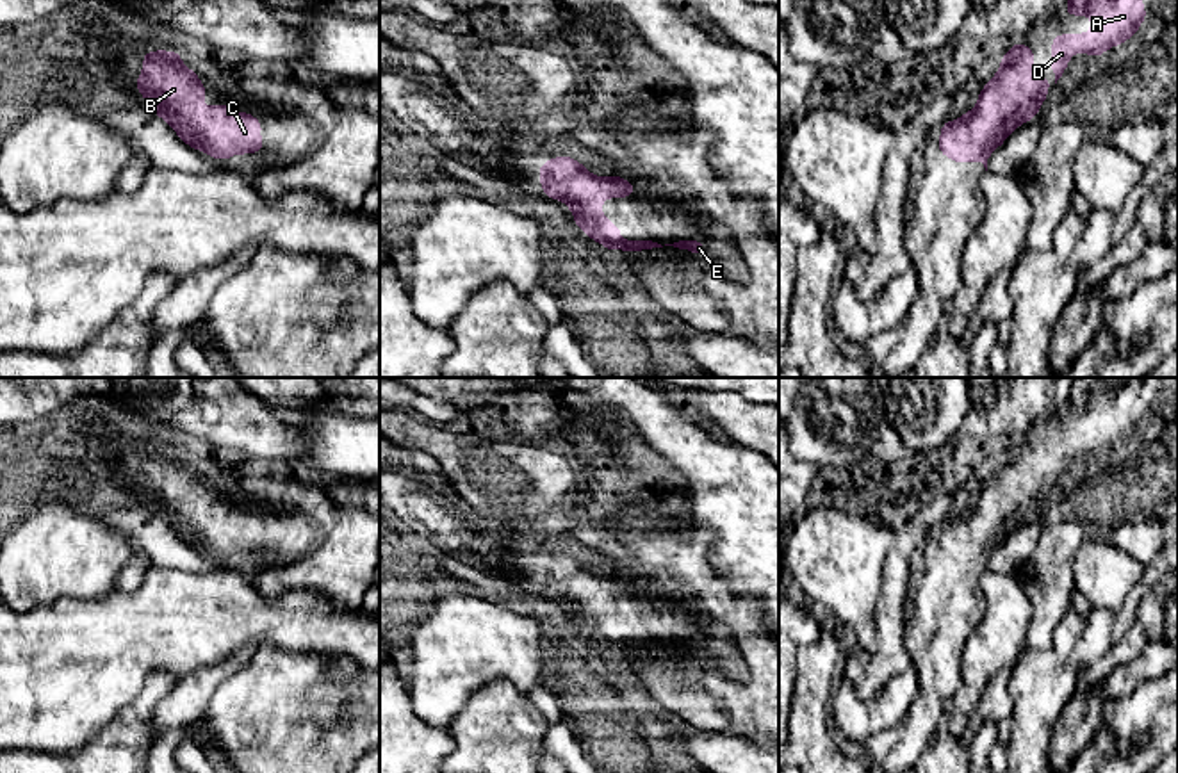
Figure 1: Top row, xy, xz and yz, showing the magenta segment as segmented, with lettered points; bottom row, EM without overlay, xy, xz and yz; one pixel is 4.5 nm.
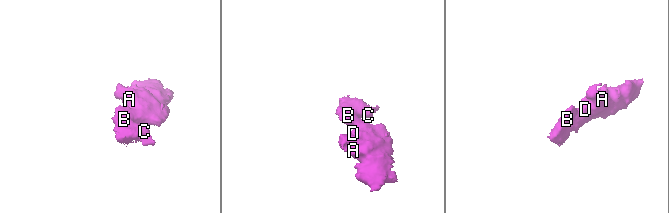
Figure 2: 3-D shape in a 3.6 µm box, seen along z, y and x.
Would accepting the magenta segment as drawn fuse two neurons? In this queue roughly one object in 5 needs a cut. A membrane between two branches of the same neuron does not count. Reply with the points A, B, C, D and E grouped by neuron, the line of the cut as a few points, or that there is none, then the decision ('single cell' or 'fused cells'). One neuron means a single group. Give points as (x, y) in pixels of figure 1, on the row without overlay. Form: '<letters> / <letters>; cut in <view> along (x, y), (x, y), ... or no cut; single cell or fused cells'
A B C D E; no cut; single cell

